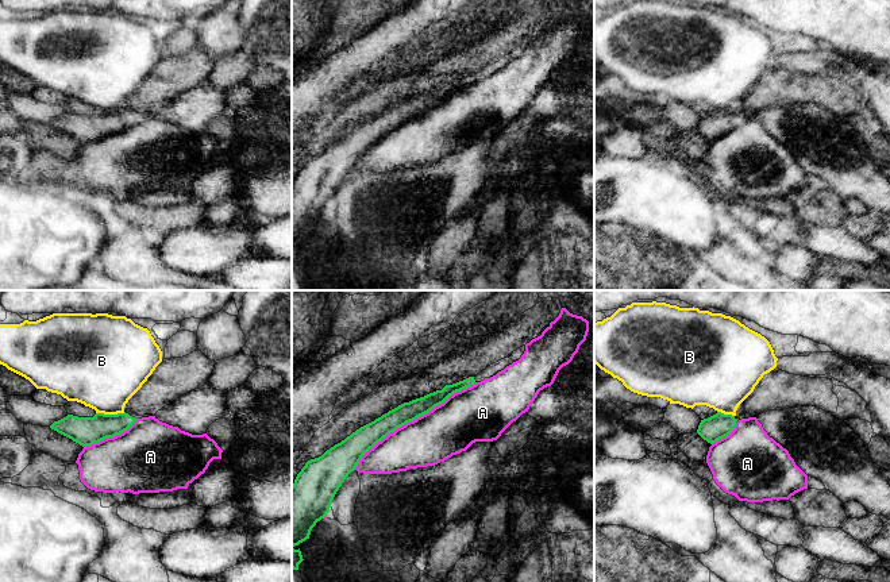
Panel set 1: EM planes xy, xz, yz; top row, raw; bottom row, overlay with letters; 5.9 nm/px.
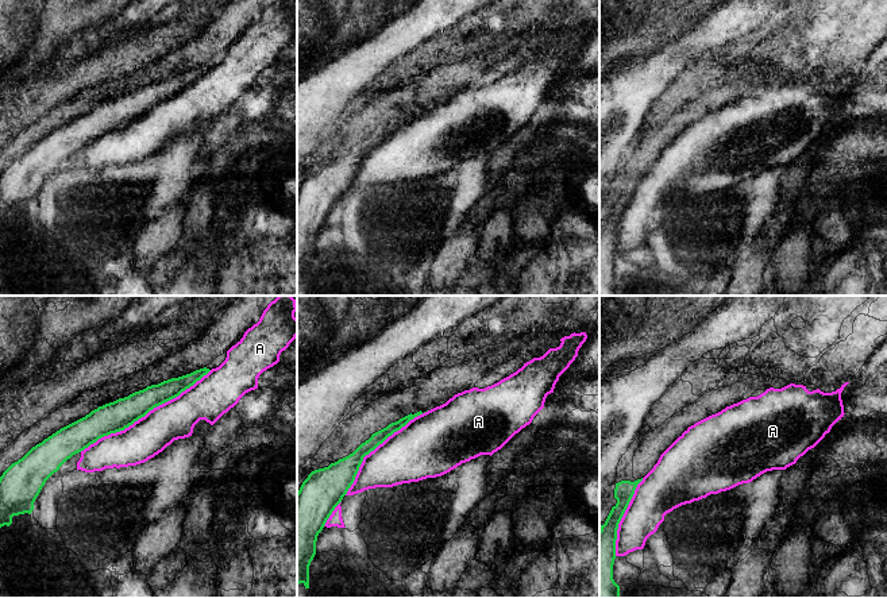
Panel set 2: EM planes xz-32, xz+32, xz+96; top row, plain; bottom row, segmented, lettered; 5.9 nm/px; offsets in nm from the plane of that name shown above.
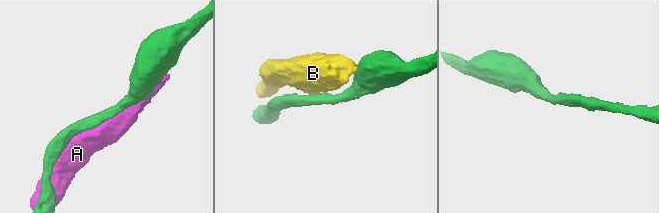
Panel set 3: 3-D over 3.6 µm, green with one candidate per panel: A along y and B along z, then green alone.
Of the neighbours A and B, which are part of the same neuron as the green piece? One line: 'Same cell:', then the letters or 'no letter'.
Same cell: no letter

